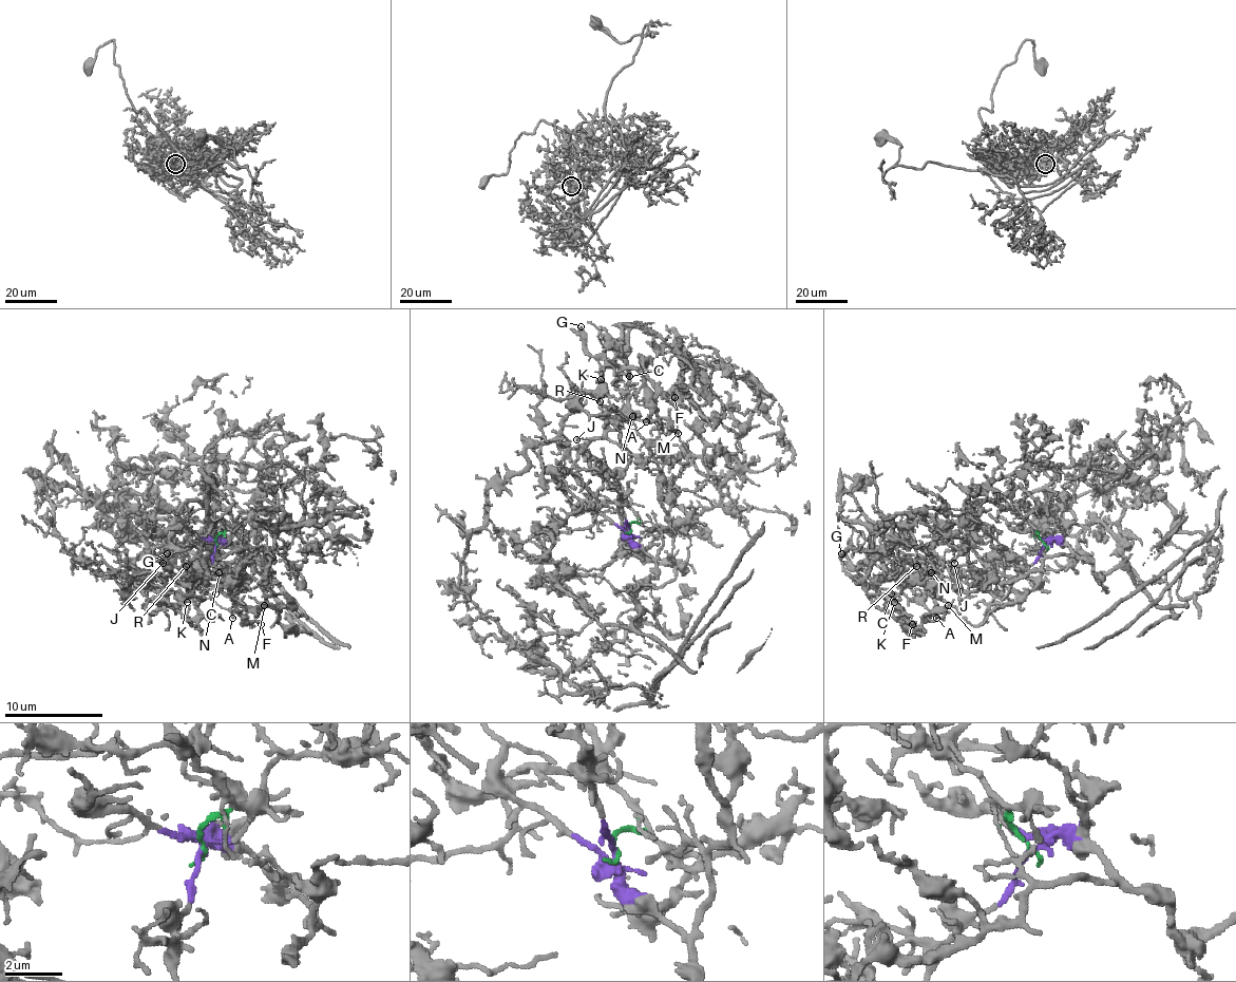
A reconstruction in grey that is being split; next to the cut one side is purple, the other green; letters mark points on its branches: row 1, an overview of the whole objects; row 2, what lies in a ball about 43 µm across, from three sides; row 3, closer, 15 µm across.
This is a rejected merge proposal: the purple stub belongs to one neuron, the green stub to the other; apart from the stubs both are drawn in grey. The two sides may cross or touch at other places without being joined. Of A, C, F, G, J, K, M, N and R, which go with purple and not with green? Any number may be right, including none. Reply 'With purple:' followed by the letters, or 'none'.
With purple: none

